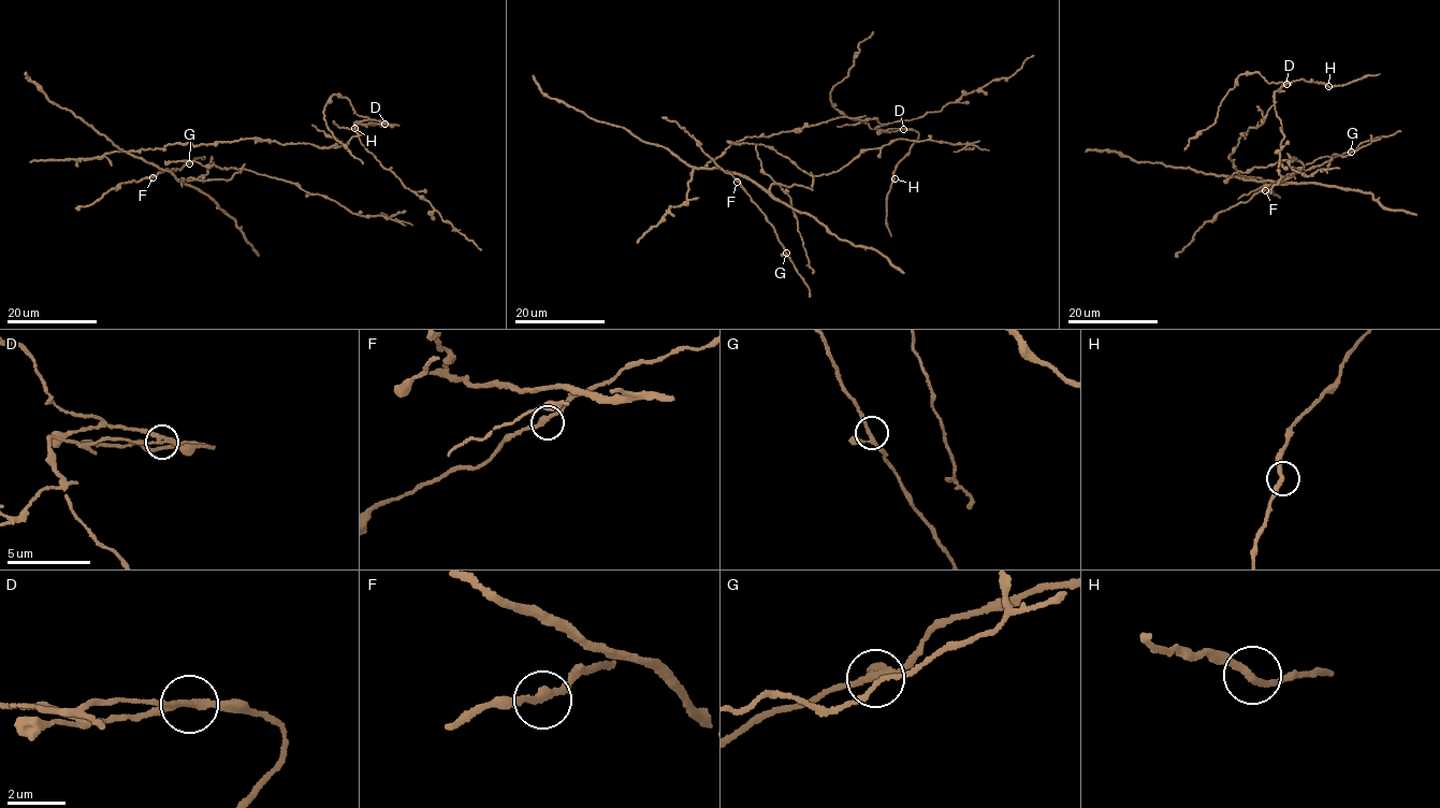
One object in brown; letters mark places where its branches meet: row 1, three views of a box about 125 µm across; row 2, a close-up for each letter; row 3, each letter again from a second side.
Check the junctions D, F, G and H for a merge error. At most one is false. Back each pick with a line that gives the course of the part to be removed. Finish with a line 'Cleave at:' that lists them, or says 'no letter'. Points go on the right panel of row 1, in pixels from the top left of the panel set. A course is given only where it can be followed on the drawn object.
D: foreign part runs (1286, 84), (1230, 153), (1238, 176), (1285, 183), (1303, 168), (1294, 157), (1293, 170), (1305, 176), (1339, 168)
Cleave at: D

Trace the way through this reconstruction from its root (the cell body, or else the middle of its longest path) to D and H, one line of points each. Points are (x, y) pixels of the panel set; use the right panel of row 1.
D: (1228, 157), (1249, 127), (1264, 123), (1276, 91), (1286, 84)
H: (1228, 157), (1249, 127), (1264, 123), (1276, 91), (1281, 86), (1303, 78), (1328, 86)

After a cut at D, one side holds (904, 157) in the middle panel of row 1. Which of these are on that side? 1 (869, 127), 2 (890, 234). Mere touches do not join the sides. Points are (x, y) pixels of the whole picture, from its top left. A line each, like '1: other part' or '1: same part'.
1: same part
2: same part

